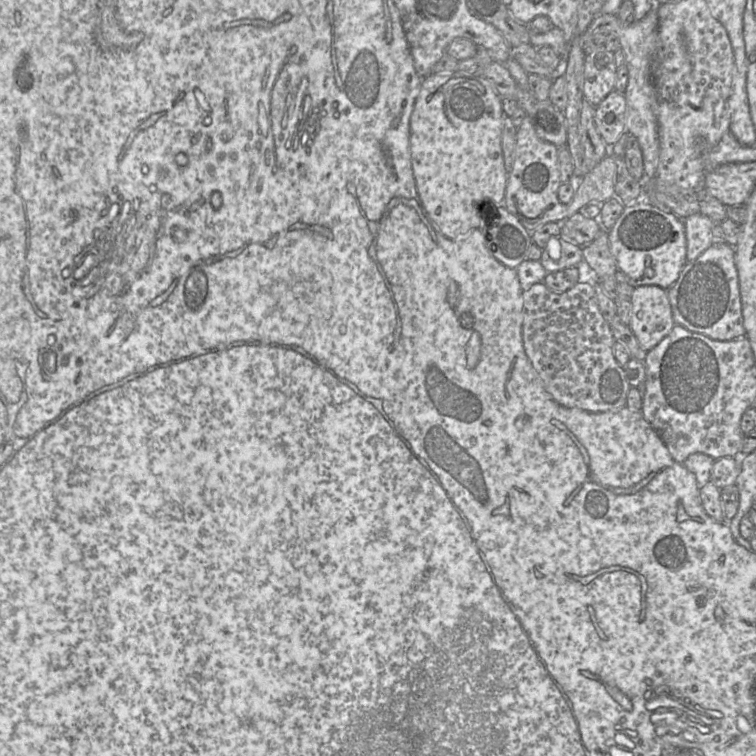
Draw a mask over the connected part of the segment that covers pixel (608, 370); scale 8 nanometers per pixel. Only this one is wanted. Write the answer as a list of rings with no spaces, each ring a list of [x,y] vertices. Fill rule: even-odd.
[[[544,282],[522,293],[522,339],[528,360],[544,390],[558,404],[588,413],[626,408],[631,388],[613,353],[616,340],[600,312],[594,286],[577,282],[565,292],[551,291]]]

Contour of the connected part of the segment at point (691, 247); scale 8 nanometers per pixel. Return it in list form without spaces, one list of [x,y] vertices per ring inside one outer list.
[[[696,213],[683,219],[687,242],[687,262],[695,261],[712,245],[712,228],[715,222],[709,217]]]

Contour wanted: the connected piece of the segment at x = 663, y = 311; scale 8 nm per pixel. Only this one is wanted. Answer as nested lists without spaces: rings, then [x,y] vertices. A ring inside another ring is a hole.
[[[657,285],[635,287],[630,297],[629,327],[645,351],[652,350],[673,329],[674,323],[667,290]]]

